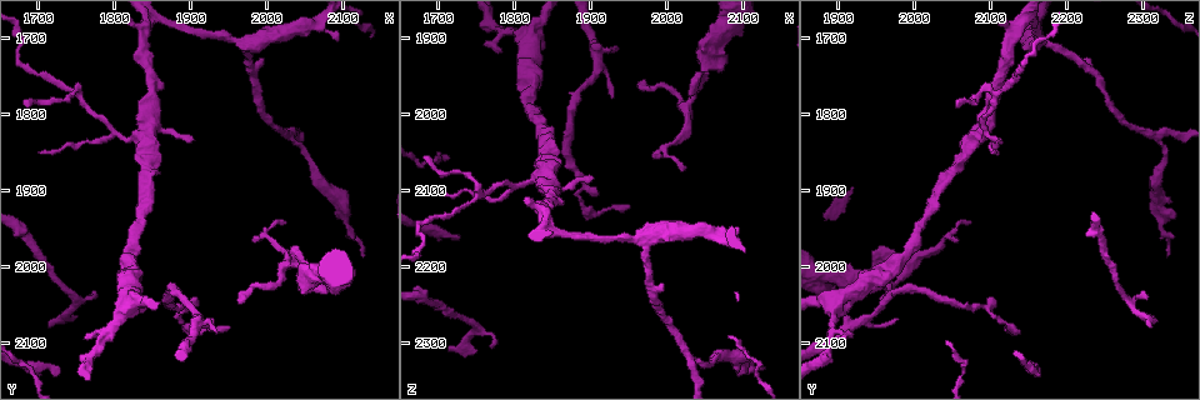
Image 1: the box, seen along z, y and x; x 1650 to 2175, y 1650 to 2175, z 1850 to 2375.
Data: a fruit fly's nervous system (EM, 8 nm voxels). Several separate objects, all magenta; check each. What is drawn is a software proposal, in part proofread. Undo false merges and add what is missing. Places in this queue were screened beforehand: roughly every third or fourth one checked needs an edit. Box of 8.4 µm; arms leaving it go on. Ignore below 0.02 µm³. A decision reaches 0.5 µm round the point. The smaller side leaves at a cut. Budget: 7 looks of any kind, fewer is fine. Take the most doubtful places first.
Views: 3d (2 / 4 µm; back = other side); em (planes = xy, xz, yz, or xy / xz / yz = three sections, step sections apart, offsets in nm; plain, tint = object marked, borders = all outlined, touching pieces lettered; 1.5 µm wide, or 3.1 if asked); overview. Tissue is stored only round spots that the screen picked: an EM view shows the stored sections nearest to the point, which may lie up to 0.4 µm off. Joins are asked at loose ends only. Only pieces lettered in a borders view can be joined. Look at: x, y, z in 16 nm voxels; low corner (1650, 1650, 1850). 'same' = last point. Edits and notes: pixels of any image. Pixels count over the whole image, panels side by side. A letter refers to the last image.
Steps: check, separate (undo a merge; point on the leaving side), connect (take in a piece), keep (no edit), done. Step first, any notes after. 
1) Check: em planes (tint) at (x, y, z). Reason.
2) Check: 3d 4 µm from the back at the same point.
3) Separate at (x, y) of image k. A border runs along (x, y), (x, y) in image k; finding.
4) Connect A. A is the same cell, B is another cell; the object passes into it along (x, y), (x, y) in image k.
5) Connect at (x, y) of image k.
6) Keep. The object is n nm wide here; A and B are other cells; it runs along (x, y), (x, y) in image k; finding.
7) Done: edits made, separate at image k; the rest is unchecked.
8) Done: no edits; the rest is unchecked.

Check: em planes (borders) at (2040, 1980, 1945). Stops while still wide.

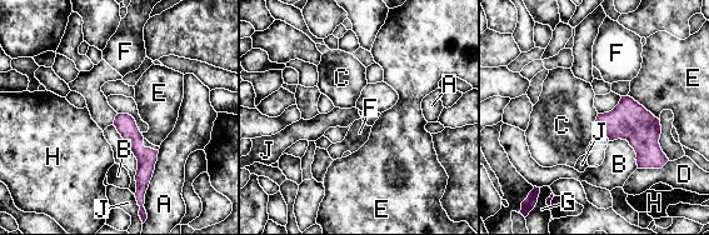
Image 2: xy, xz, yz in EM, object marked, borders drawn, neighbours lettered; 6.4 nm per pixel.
Keep. A, B, C, D, E, F, G, H and J are other cells; none of them fits.

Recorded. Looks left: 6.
Check: 3d 4 µm at (1715, 2080, 2310). Tapers out.

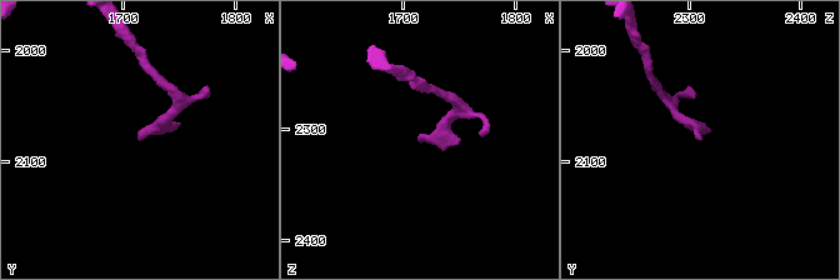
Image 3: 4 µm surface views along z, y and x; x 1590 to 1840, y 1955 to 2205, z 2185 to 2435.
Check: em xy step 8 (tint) at (1716, 2080, 2310).

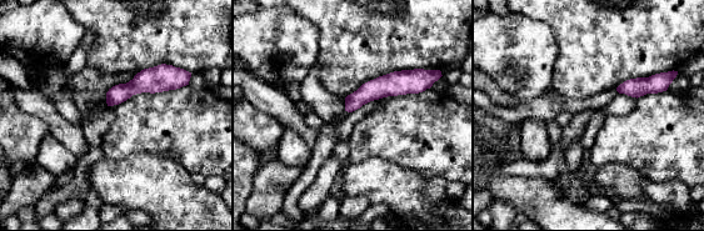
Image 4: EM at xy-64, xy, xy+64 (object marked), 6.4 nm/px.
Check: em yz step 4 (borders) at the same point. Another direction.

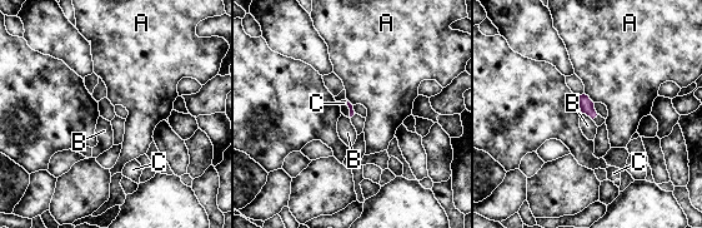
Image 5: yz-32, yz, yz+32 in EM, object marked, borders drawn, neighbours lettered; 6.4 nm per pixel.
Keep. A, B and C are other cells; a border runs along (582, 113), (592, 120) in image 5; no lettered piece goes on from it.

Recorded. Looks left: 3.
Check: em planes (borders) at (2025, 1940, 2070).

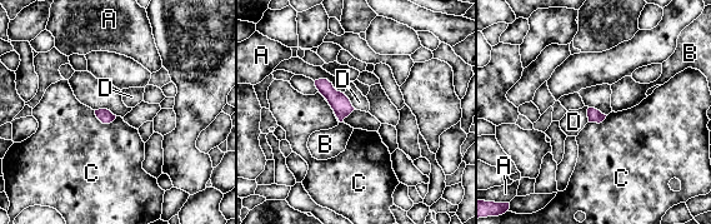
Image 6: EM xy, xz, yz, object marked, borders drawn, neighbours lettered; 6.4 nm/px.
Keep. The longest contact is with C, 160 nm; A, B, C and D are other cells; no lettered piece goes on from it.

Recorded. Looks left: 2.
Done: no edits; the rest is unchecked.

